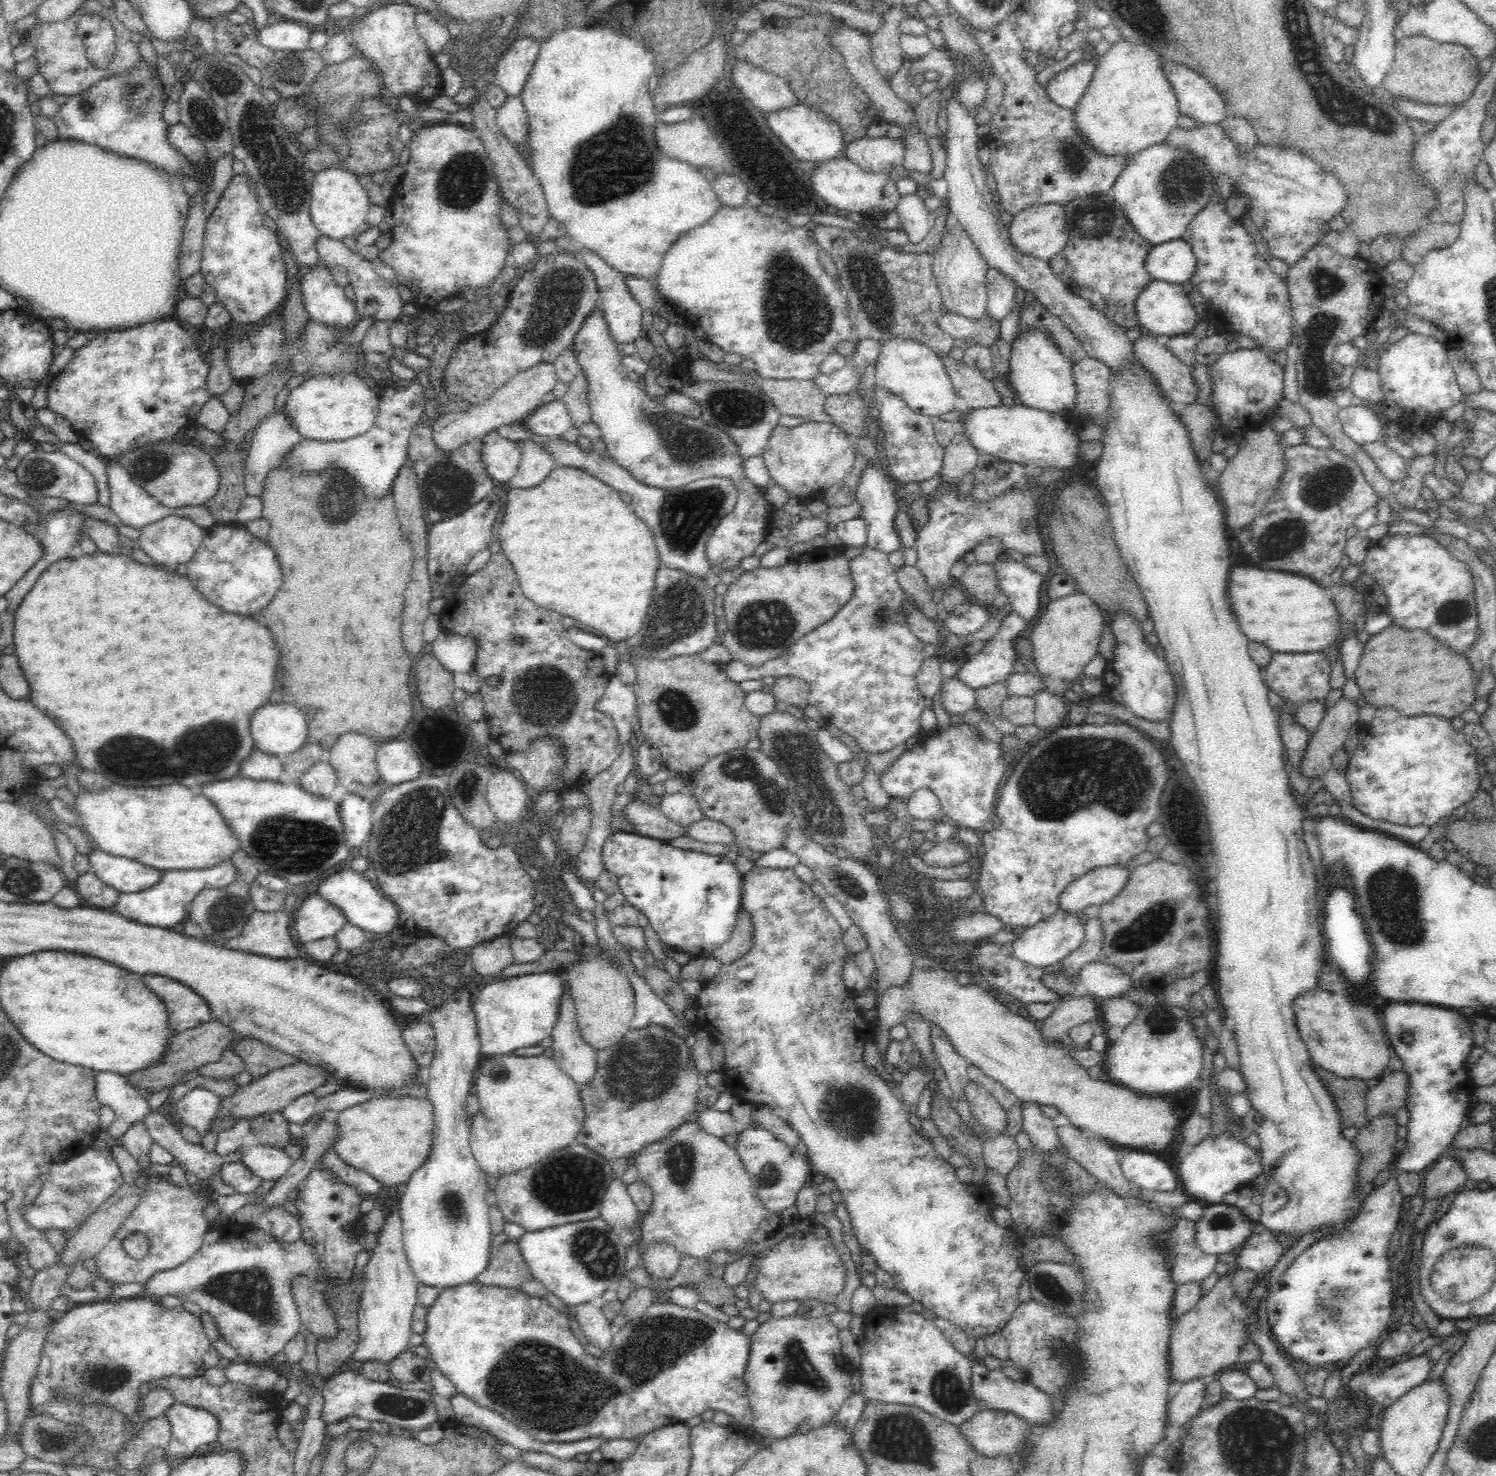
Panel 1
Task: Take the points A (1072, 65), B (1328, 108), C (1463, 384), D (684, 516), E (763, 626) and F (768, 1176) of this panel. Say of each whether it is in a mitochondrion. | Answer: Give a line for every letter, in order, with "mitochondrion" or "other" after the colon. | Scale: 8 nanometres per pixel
A: other
B: other
C: other
D: mitochondrion
E: mitochondrion
F: mitochondrion

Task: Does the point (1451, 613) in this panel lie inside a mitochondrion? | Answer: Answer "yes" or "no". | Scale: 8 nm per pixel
yes

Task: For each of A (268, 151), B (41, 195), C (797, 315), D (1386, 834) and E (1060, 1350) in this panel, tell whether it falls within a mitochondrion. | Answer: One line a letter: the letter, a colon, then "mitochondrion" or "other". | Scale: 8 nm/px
A: mitochondrion
B: other
C: mitochondrion
D: other
E: mitochondrion

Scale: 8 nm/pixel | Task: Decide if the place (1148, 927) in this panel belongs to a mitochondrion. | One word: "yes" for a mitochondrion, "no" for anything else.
yes

